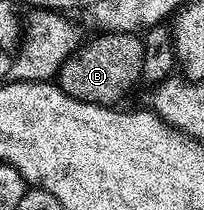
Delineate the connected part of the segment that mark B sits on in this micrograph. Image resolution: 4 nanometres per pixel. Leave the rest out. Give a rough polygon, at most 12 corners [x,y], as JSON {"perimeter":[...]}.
{"perimeter":[[100,32],[64,61],[66,96],[115,107],[141,81],[139,33]]}

